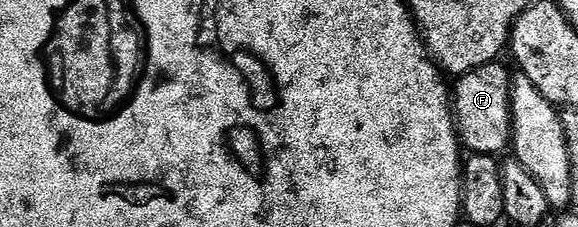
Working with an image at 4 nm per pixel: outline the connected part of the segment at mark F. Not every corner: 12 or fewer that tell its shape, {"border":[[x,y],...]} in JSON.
{"border":[[500,65],[458,76],[457,135],[499,157],[513,143],[513,78]]}

